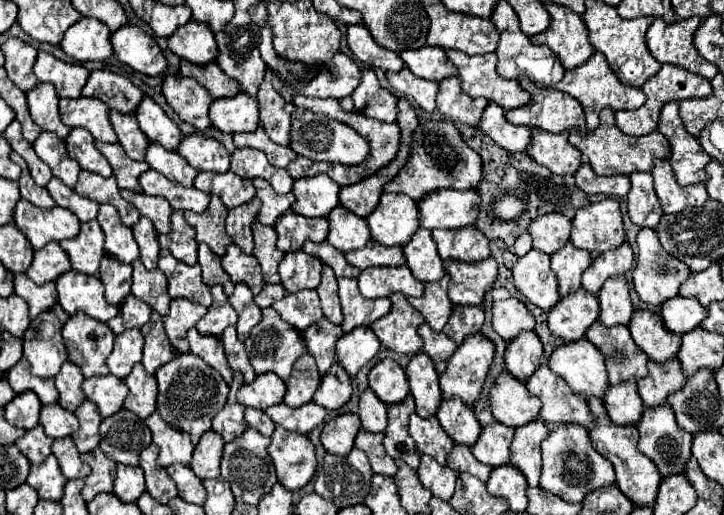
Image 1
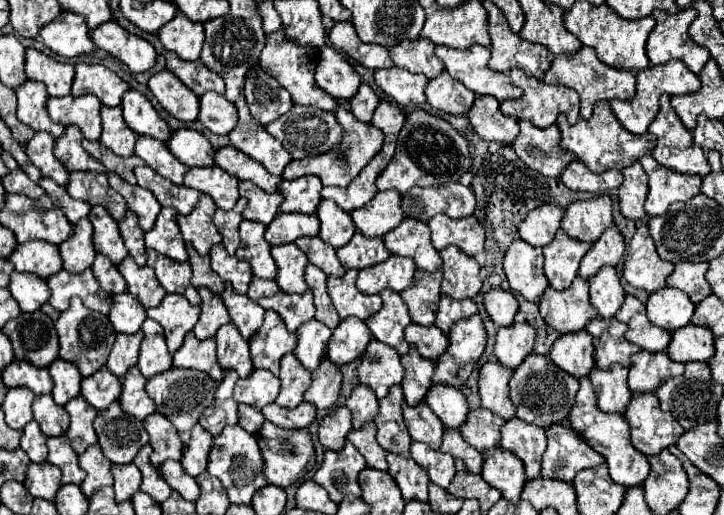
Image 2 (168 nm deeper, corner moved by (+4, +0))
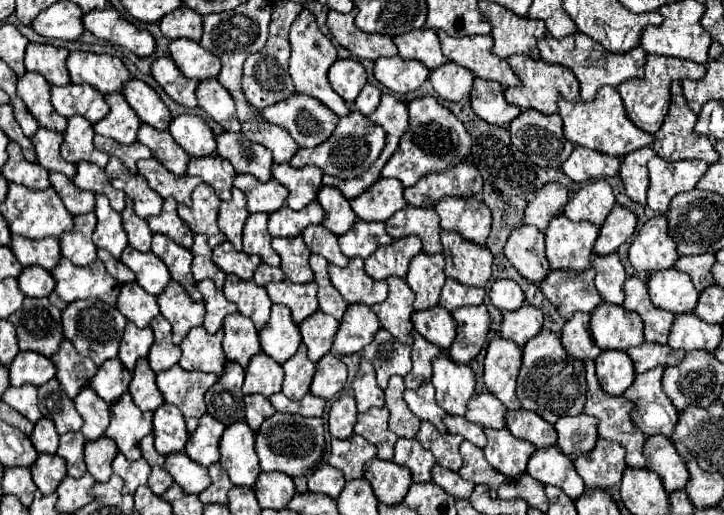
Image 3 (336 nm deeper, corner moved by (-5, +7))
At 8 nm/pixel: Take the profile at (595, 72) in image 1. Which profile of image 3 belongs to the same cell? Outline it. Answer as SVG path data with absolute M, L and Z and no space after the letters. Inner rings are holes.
M576 32L568 38L562 38L562 40L556 40L548 34L546 38L538 40L538 50L540 50L540 56L546 58L548 64L558 64L558 66L564 66L564 68L574 72L574 76L580 82L580 96L582 96L582 100L588 100L588 102L596 96L596 92L602 86L614 86L616 88L626 80L644 76L646 52L640 46L636 50L626 52L626 54L612 54L612 52L604 50L604 46L600 46L600 42L590 40L582 32Z

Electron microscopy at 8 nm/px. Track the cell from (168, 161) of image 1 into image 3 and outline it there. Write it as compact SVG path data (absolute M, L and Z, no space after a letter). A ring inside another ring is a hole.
M142 124L140 130L138 130L138 142L148 146L152 150L154 158L166 170L170 170L172 174L178 174L178 176L186 174L190 156L180 146L176 146L176 142L174 142L174 138L170 136L168 130L160 132L160 130L154 130L148 124Z

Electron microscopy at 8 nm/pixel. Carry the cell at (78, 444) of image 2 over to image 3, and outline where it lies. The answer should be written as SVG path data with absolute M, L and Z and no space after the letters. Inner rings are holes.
M82 388L74 398L78 414L84 418L82 434L86 440L96 440L104 436L110 422L110 404L104 402L92 388Z

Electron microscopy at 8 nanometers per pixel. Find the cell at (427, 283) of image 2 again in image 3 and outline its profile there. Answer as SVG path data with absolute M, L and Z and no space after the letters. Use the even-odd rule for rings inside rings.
M418 254L410 262L410 270L406 276L408 286L416 294L414 310L428 310L434 308L440 300L442 286L446 282L444 274L444 256L442 254Z

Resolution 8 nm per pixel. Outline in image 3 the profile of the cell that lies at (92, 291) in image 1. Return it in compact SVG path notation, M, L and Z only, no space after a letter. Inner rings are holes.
M62 258L56 270L52 270L52 276L56 280L56 292L64 302L100 298L116 306L120 284L106 272L100 260L88 266L76 266L68 262L68 258Z

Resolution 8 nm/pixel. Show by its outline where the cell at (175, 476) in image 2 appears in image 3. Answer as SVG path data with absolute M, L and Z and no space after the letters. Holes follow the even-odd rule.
M184 452L166 456L164 466L170 472L170 476L174 478L174 482L180 484L180 488L184 488L184 492L188 492L188 494L200 494L204 488L210 486L206 468L202 468L198 462L190 460L188 454L184 454Z

